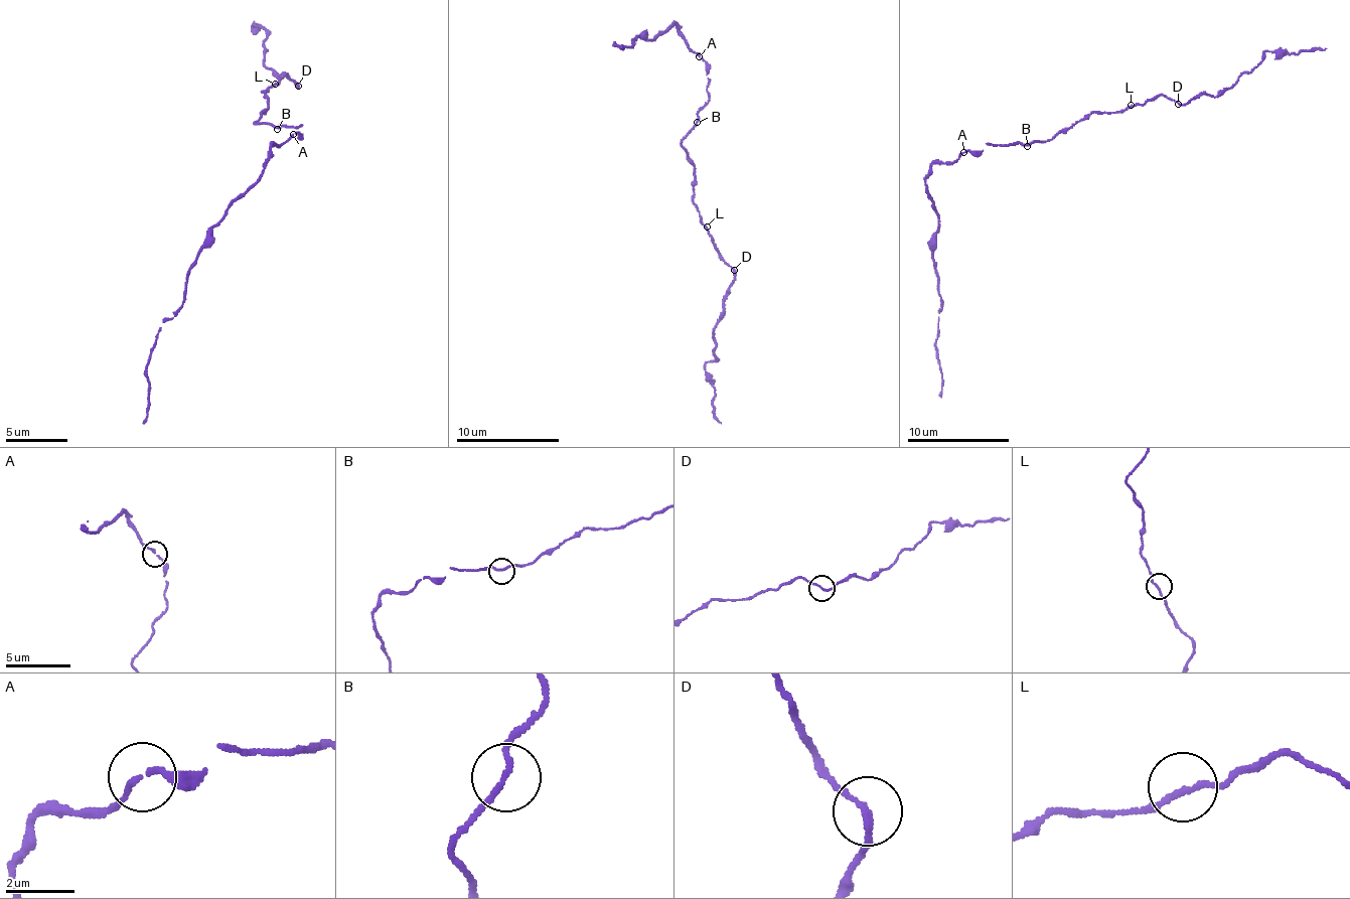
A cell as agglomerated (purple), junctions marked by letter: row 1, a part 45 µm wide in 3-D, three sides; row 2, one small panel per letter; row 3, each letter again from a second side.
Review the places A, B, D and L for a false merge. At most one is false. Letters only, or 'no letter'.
no letter

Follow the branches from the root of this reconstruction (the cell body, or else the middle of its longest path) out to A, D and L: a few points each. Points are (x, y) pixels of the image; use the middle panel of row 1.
A: (697, 119), (697, 112), (707, 99), (710, 79), (708, 65), (699, 57)
D: (697, 119), (694, 130), (681, 142), (696, 174), (694, 205), (718, 255), (735, 270)
L: (697, 119), (694, 130), (681, 145), (696, 174), (694, 205), (707, 227)

